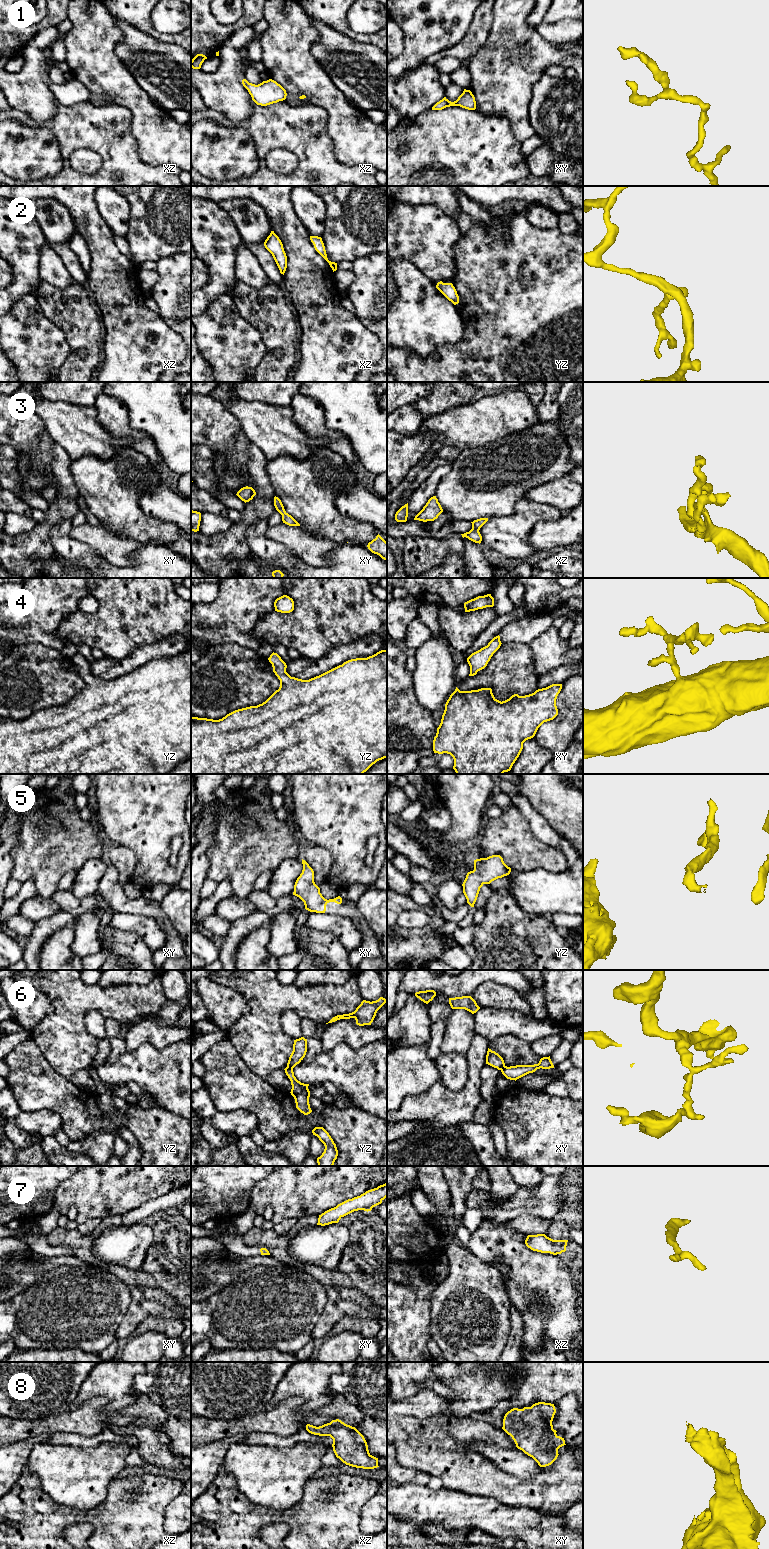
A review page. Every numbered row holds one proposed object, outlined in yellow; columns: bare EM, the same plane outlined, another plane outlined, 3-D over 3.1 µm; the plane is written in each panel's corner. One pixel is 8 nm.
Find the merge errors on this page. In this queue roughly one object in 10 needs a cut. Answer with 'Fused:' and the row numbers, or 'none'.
Fused: 6

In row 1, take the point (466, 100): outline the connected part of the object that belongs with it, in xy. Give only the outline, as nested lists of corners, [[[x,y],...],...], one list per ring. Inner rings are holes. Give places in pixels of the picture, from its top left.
[[[464,89],[463,93],[458,97],[456,101],[451,102],[446,97],[444,97],[442,100],[437,102],[432,107],[432,110],[442,110],[450,106],[460,106],[468,110],[475,110],[476,109],[475,97],[470,90]]]

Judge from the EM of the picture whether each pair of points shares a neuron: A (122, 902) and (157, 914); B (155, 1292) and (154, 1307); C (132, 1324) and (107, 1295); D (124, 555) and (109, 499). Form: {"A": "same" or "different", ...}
{"A": "same", "B": "different", "C": "different", "D": "different"}

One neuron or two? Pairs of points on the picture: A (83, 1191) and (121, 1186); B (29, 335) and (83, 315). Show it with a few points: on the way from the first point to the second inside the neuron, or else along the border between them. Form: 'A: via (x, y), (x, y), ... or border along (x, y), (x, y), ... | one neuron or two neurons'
A: via (92, 1190), (102, 1186), (112, 1186) | one neuron
B: border along (40, 307), (42, 312), (63, 332), (69, 344) | two neurons

